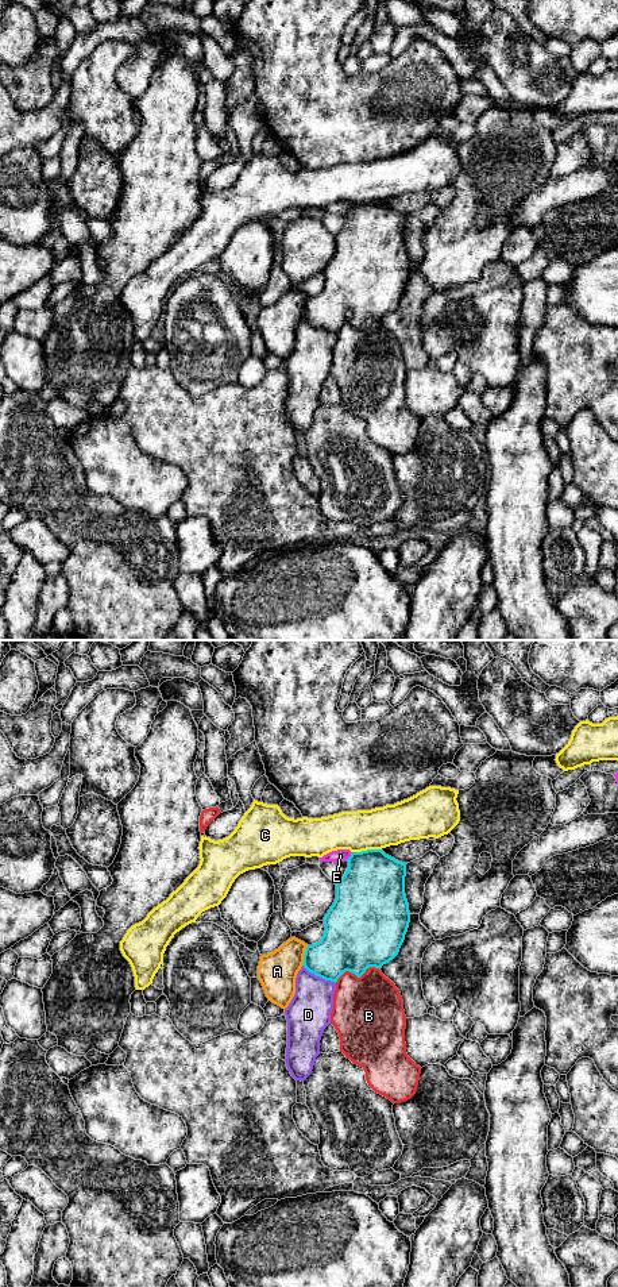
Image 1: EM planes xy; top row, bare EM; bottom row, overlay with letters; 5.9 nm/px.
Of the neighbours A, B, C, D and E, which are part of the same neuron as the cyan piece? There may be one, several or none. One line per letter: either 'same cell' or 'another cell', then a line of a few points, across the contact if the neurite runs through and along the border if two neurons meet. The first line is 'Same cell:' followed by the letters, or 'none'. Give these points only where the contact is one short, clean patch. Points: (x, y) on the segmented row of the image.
Same cell: D
A: another cell
B: another cell
C: another cell
D: same cell
E: another cell; line xy (352, 852), (346, 859)

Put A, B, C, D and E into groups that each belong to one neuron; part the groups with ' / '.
A / B / C / D / E

